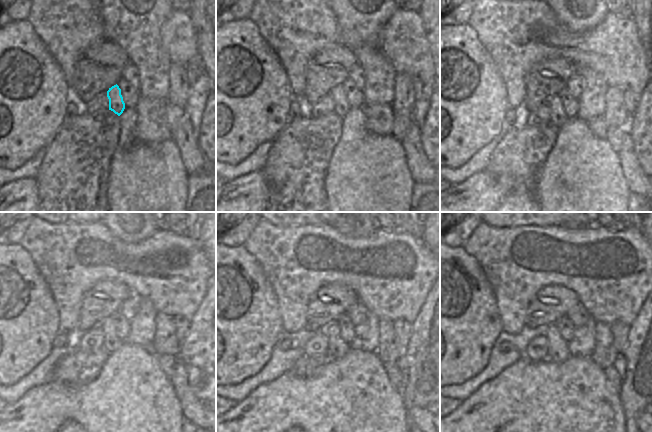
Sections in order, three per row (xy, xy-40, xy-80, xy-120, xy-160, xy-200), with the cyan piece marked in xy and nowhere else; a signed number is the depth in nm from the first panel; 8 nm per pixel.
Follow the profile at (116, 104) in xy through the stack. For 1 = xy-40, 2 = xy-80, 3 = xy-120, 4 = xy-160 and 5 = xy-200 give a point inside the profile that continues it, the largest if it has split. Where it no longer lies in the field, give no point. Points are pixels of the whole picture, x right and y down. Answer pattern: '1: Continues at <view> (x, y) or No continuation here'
1: Continues at xy-40 (341, 105)
2: Continues at xy-80 (558, 116)
3: Continues at xy-120 (111, 342)
4: Continues at xy-160 (336, 347)
5: Continues at xy-200 (558, 351).

